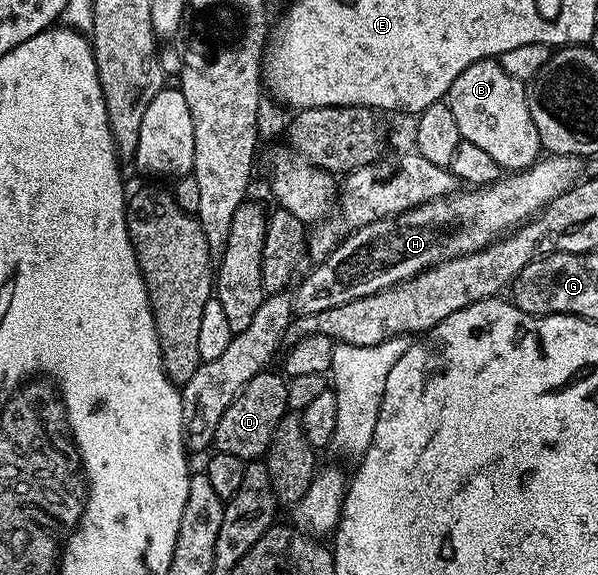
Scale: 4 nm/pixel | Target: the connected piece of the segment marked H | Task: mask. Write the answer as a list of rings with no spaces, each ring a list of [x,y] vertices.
[[[570,154],[544,156],[537,160],[535,164],[528,167],[528,169],[512,172],[507,176],[501,176],[491,185],[465,189],[465,194],[460,194],[461,192],[453,192],[449,194],[447,198],[439,198],[433,202],[427,202],[413,210],[407,210],[401,214],[395,214],[393,218],[374,220],[374,224],[366,224],[362,228],[358,228],[355,232],[349,234],[348,237],[343,238],[343,240],[339,242],[333,257],[327,258],[324,262],[315,263],[315,265],[311,267],[313,270],[301,280],[300,287],[298,287],[297,290],[294,290],[295,313],[297,315],[302,315],[313,314],[314,312],[326,312],[326,308],[338,308],[338,304],[350,304],[350,300],[362,300],[364,296],[374,296],[376,292],[382,292],[399,282],[405,282],[411,278],[417,278],[423,270],[428,270],[431,266],[436,266],[440,262],[445,262],[446,260],[457,258],[458,256],[466,256],[470,252],[478,252],[482,248],[486,248],[492,242],[496,242],[506,234],[511,234],[512,231],[518,229],[519,226],[523,226],[524,223],[531,221],[536,215],[540,214],[541,211],[544,211],[556,197],[562,196],[563,193],[567,192],[567,190],[571,189],[576,183],[580,182],[582,178],[582,174],[580,174],[580,162],[581,159],[579,157]]]

